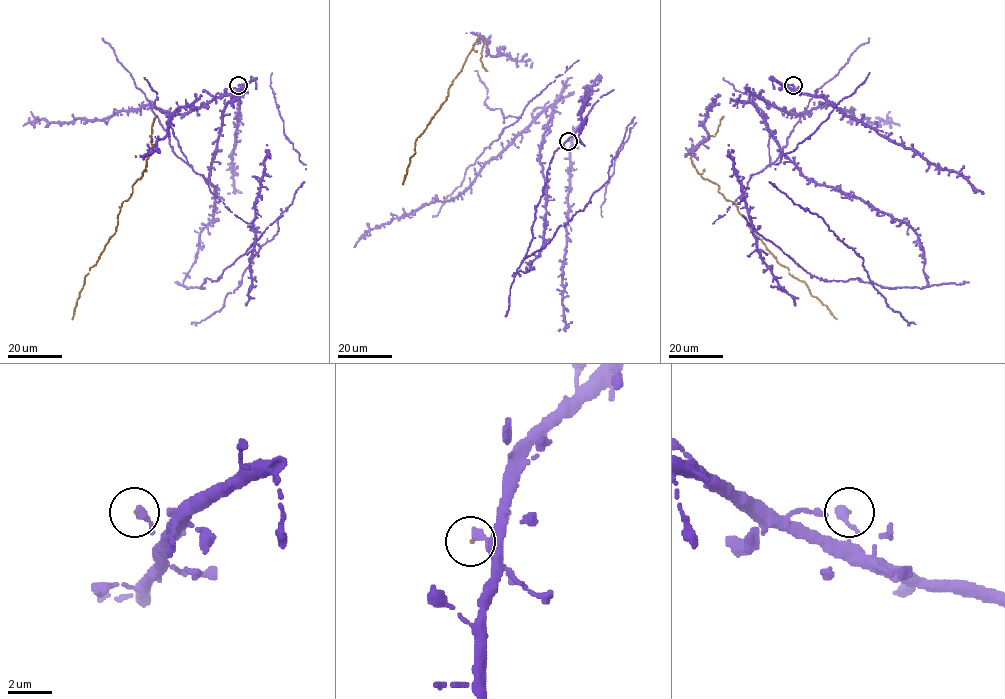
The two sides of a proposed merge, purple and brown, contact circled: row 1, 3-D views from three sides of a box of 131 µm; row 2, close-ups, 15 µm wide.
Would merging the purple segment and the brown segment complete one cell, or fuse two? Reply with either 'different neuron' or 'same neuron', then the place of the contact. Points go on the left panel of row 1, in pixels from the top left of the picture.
same neuron | (238, 85)

